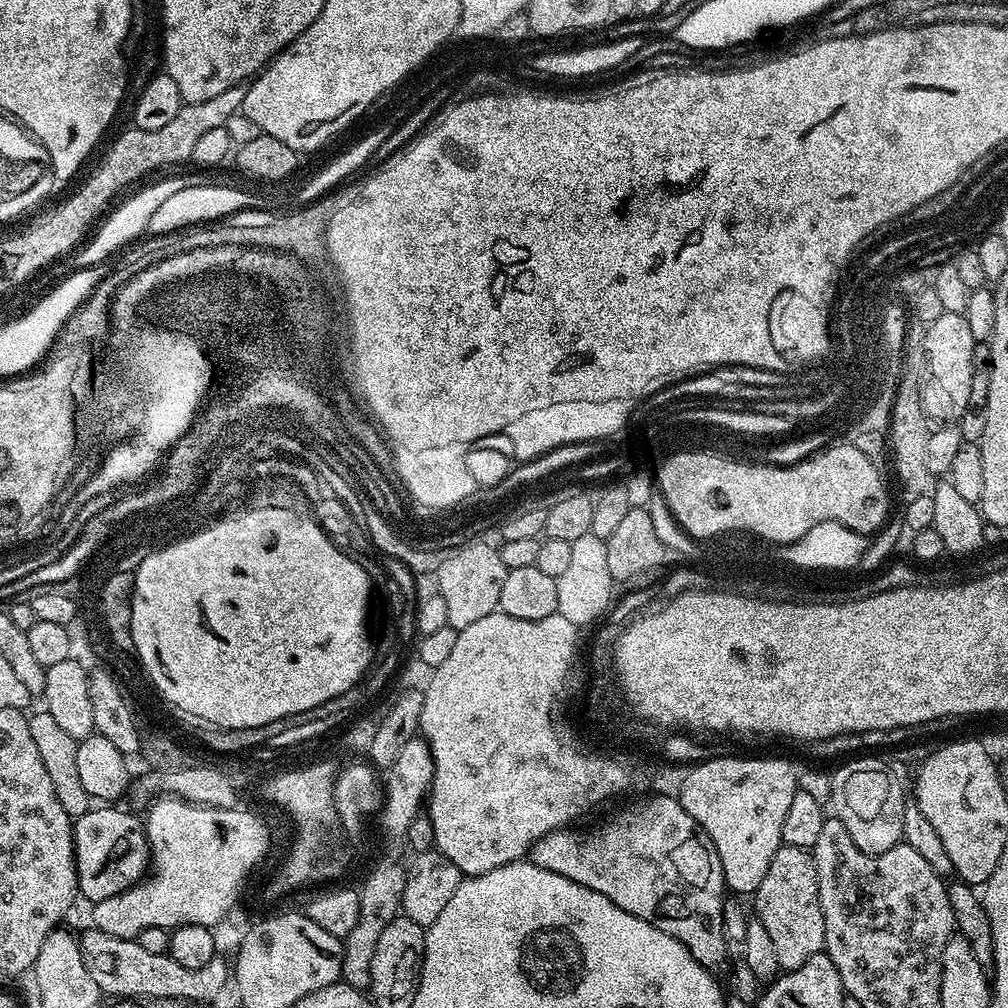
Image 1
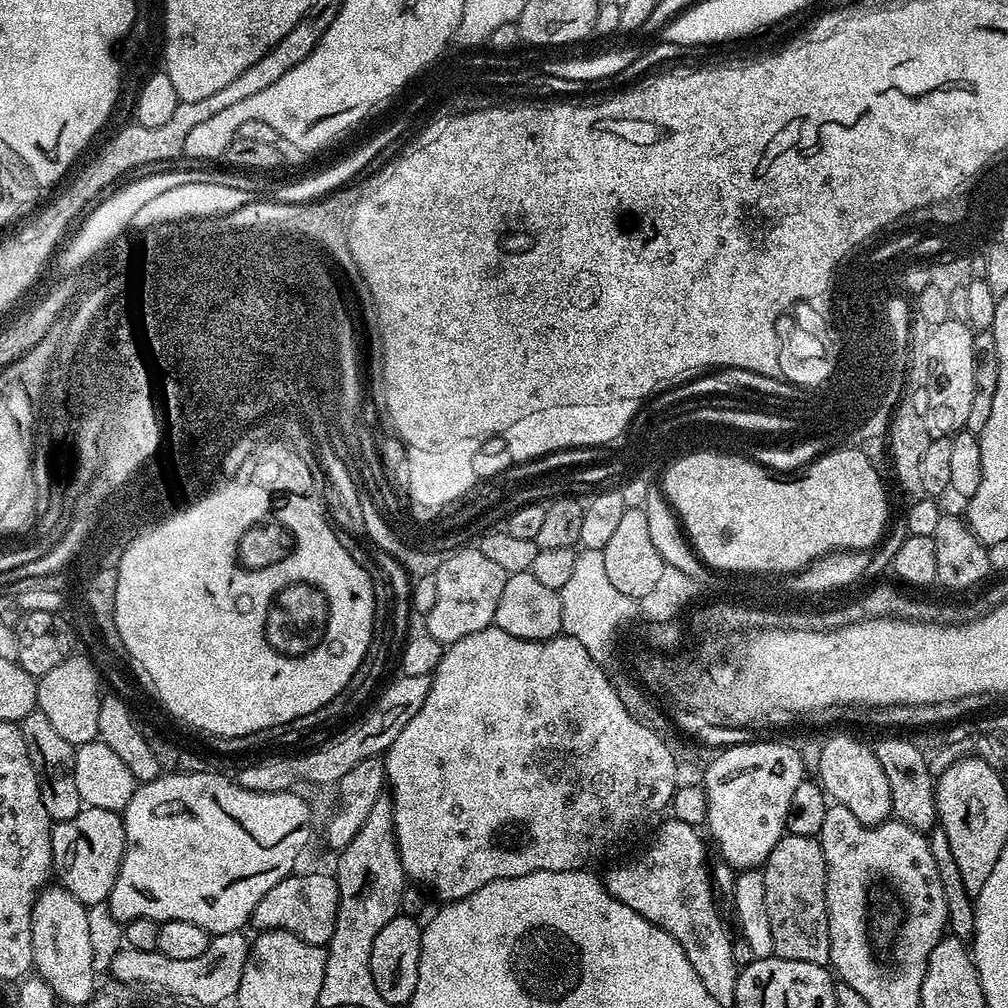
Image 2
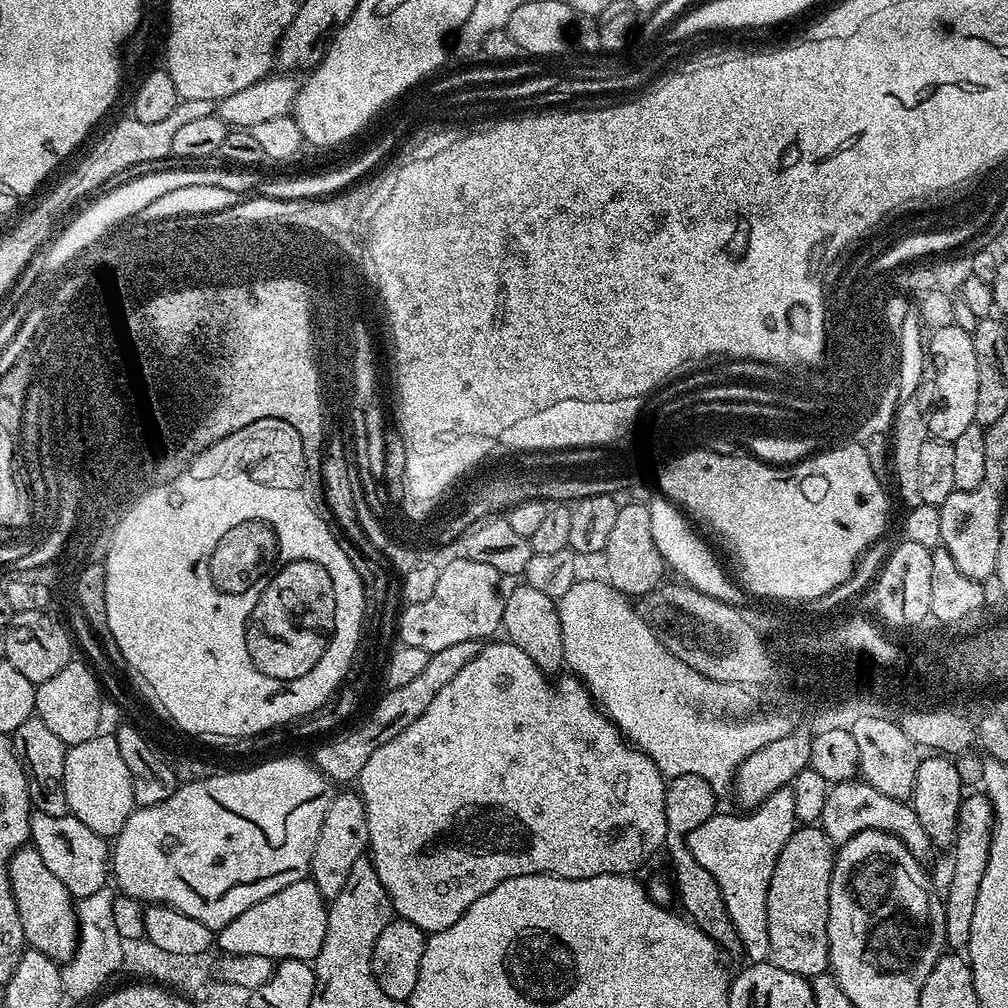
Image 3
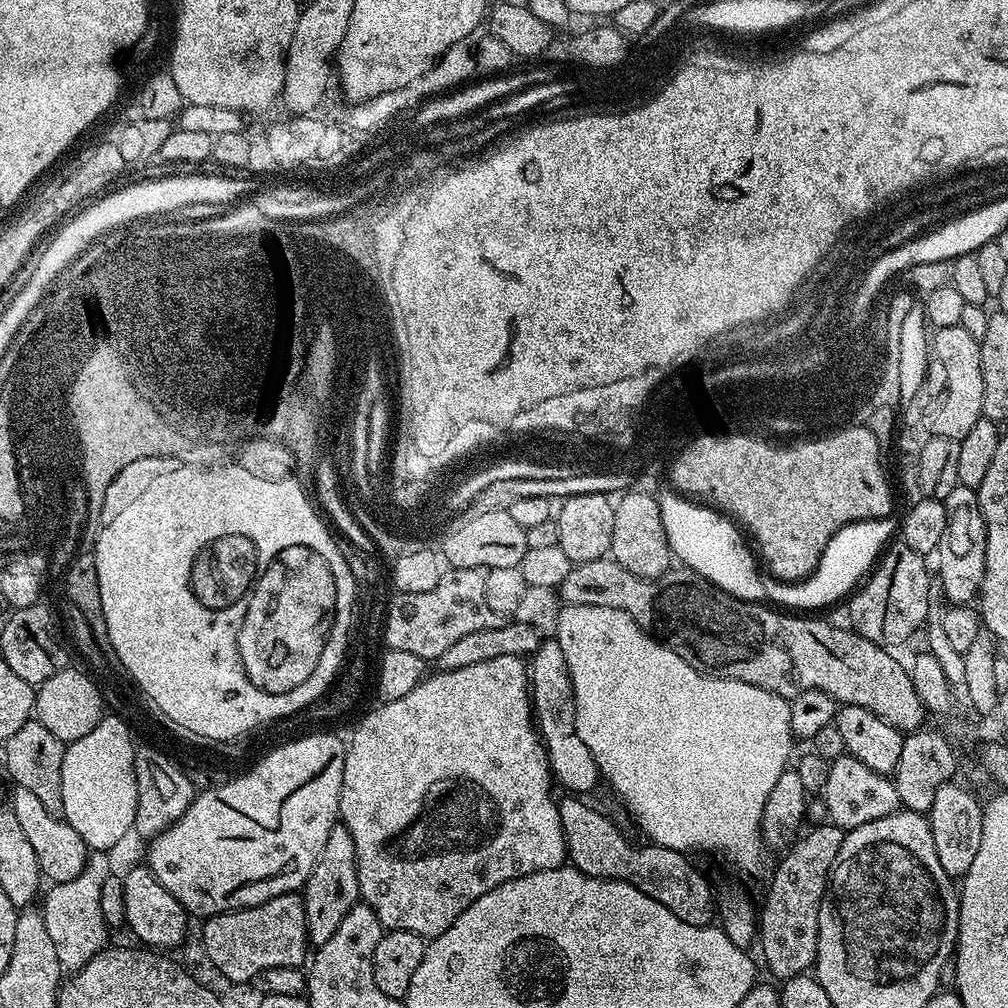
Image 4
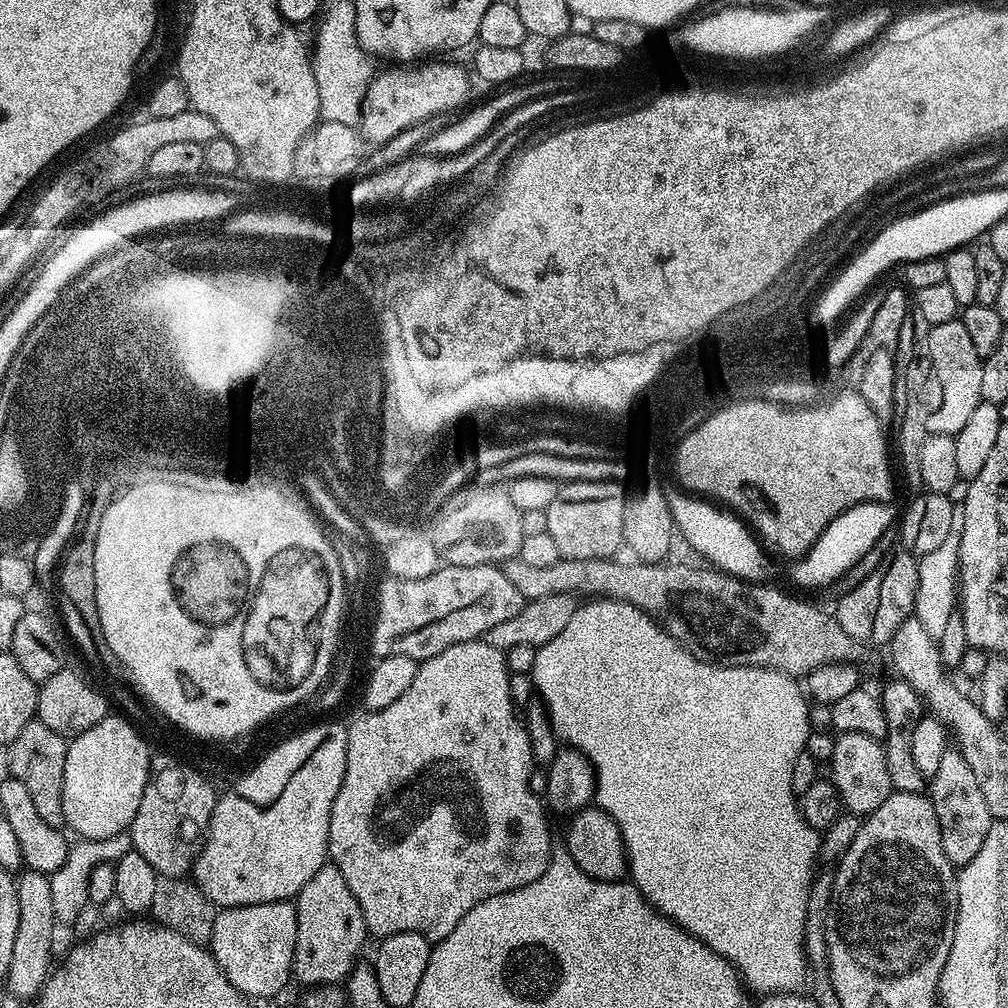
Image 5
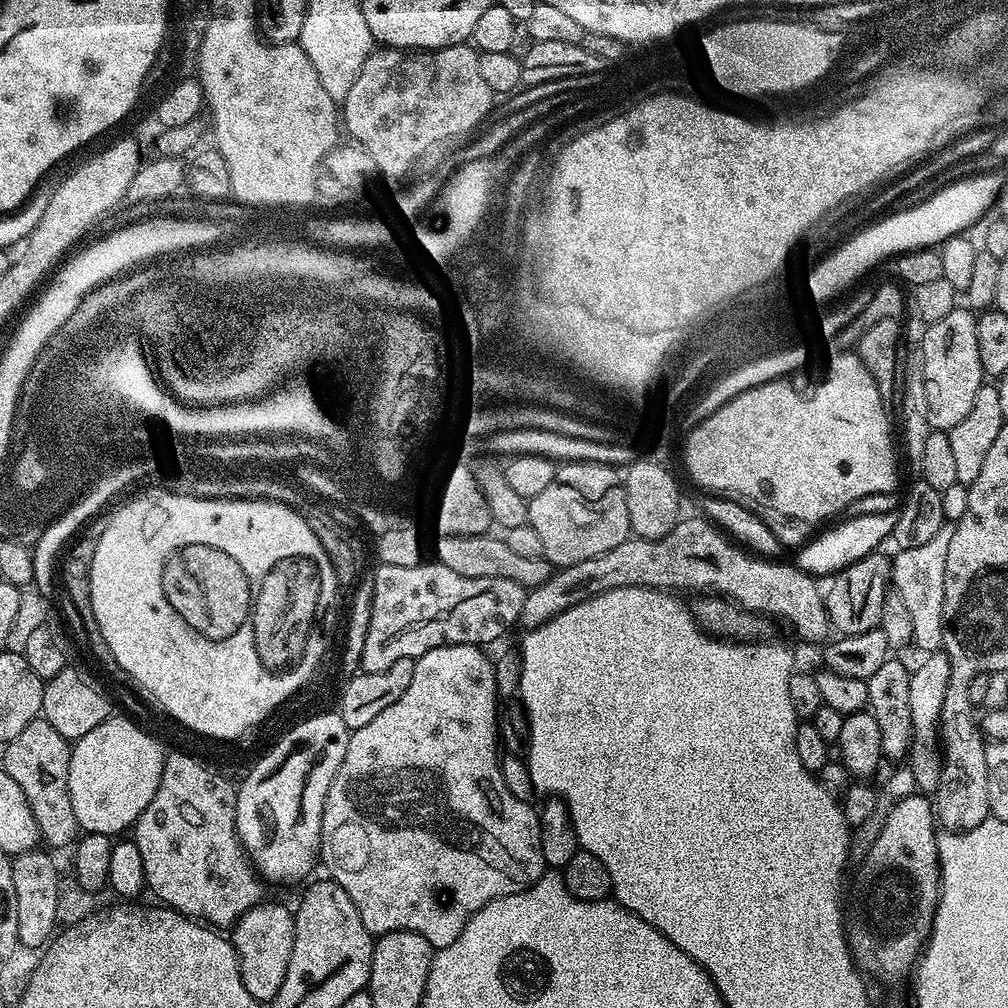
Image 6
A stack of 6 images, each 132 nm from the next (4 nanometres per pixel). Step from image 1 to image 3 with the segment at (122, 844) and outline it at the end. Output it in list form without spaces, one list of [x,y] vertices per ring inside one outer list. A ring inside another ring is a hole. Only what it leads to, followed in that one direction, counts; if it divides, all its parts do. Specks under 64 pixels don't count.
[[[33,811],[31,817],[31,847],[36,848],[38,854],[42,854],[42,858],[46,862],[46,867],[62,881],[62,886],[66,886],[66,890],[72,897],[81,898],[90,895],[100,887],[109,883],[110,844],[105,837],[94,834],[94,830],[90,830],[90,826],[86,826],[86,822],[78,822],[78,818],[71,814],[67,816],[51,816],[50,814]]]

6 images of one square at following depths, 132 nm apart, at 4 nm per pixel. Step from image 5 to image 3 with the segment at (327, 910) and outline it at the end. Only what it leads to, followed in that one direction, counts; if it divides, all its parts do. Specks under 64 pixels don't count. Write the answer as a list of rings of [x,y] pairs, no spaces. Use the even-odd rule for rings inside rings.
[[[340,790],[328,801],[326,818],[322,818],[322,830],[318,830],[318,842],[314,842],[310,878],[324,895],[325,901],[332,901],[346,886],[346,878],[350,878],[350,870],[358,858],[369,851],[368,827],[366,826],[366,806],[362,802],[359,791]]]

